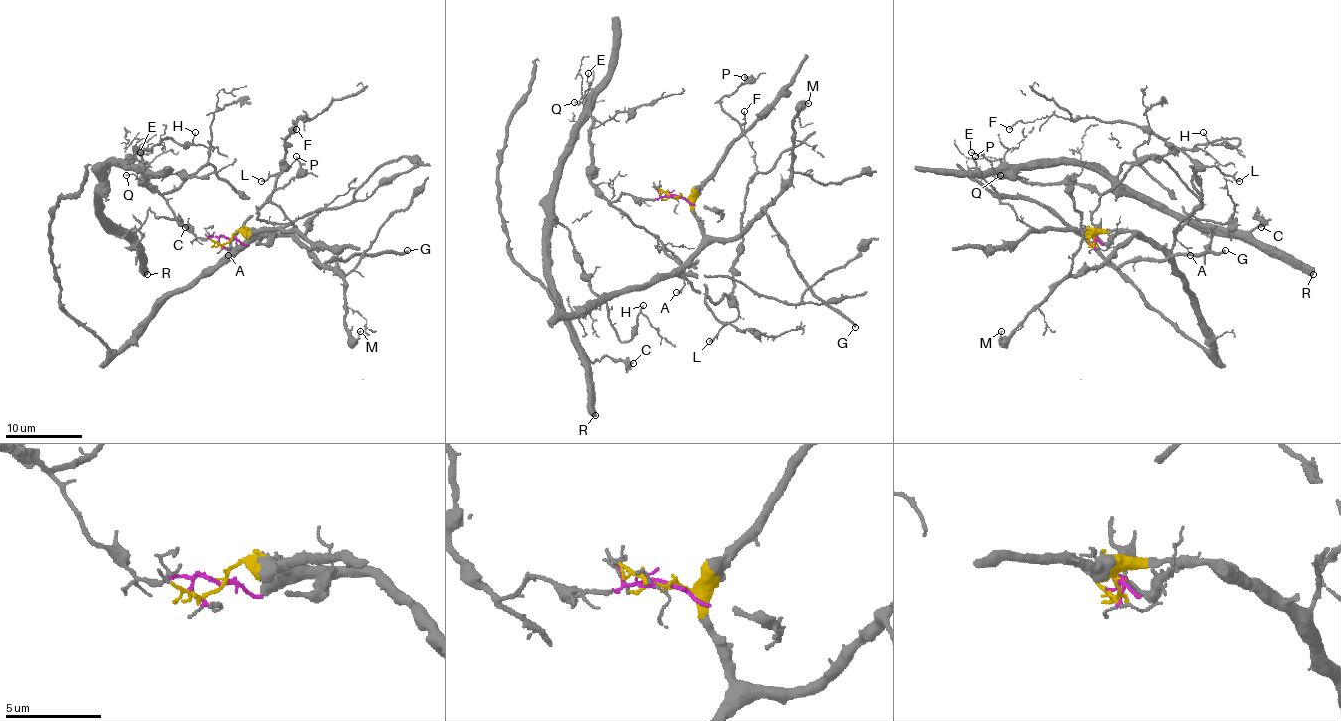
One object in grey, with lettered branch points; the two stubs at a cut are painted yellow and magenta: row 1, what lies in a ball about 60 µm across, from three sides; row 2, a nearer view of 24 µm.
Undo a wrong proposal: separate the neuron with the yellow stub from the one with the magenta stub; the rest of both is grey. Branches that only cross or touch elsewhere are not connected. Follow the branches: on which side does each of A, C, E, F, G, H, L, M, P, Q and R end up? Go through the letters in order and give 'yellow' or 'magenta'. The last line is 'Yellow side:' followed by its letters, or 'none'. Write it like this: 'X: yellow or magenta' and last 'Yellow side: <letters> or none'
A: yellow
C: magenta
E: magenta
F: yellow
G: yellow
H: magenta
L: yellow
M: yellow
P: yellow
Q: magenta
R: magenta
Yellow side: A, F, G, L, M, P

